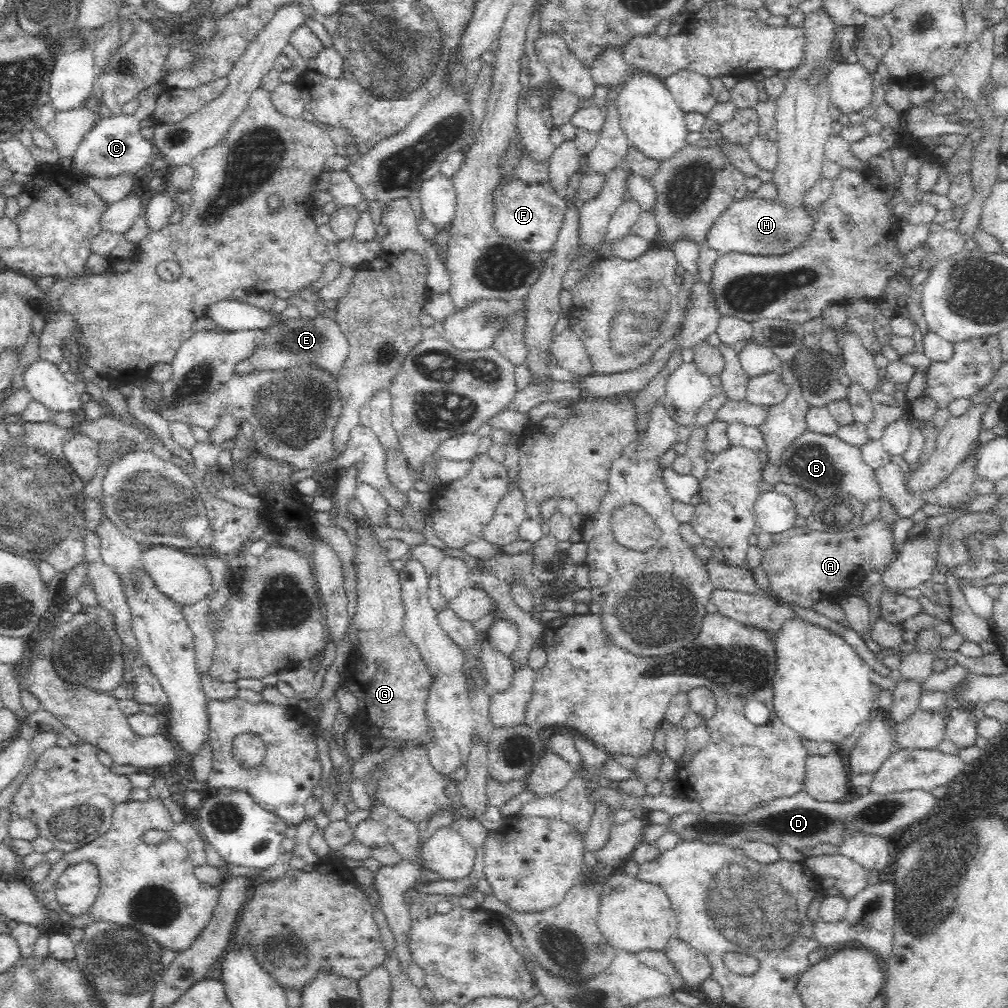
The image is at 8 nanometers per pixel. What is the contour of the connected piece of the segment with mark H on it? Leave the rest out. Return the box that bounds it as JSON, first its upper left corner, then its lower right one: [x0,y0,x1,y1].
[706,196,817,255]

